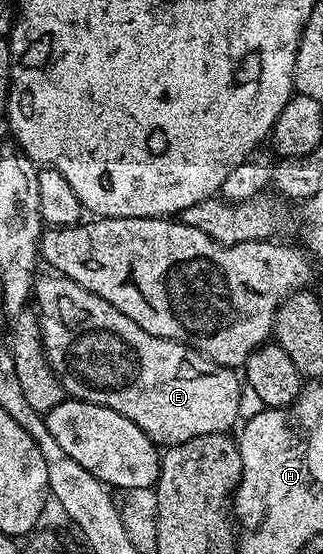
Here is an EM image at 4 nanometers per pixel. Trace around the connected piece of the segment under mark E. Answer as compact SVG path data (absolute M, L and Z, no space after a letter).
M65 276L39 277L32 289L32 306L38 315L42 347L52 372L60 380L69 397L112 408L120 416L128 416L159 447L184 444L196 436L224 434L240 418L243 383L233 369L208 360L183 342L152 336L140 328L124 312L112 308L108 300L88 292L78 282Z

